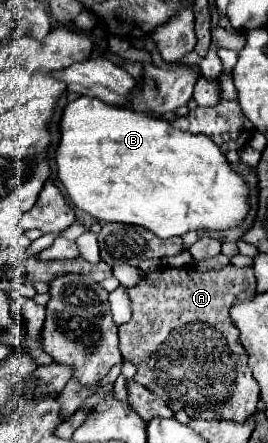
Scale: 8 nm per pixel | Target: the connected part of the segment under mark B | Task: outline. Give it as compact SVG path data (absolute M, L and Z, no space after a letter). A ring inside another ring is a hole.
M81 96L67 104L61 118L57 168L59 180L77 208L89 212L103 224L121 222L143 226L163 240L183 236L189 230L229 230L239 226L249 214L249 186L231 168L211 138L177 130L165 120L155 120L129 108L109 106L97 98Z

